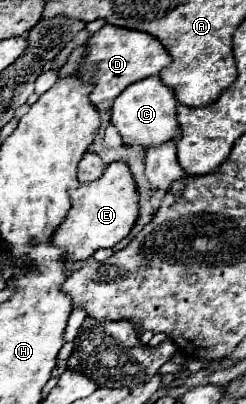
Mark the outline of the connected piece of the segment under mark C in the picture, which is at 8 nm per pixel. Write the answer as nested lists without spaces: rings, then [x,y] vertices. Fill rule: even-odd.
[[[152,76],[142,82],[134,82],[132,86],[128,86],[128,90],[124,90],[124,94],[120,94],[120,98],[114,100],[112,124],[120,132],[126,146],[134,144],[142,148],[160,146],[162,142],[170,142],[180,136],[180,126],[176,122],[176,108],[178,102],[172,90],[168,90],[168,86],[164,86],[164,82],[158,76]]]

